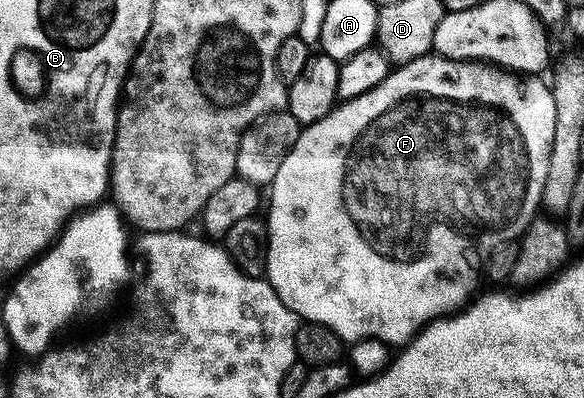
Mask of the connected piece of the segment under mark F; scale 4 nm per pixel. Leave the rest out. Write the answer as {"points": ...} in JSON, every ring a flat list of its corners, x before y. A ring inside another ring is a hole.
{"points":[[437,53,421,55,411,63,395,66,386,79,368,93,339,102,320,121,299,130,294,148,288,157,284,157,280,173,276,173,273,183,268,187,270,215,264,260,265,278,288,305,288,309,297,313,299,320,322,323,336,332,343,341,379,339,387,345,405,345,427,323,449,317,471,302,472,296,479,290,478,275,480,279,484,253,494,251,501,243,517,240,526,234,526,228,539,214,544,177,548,177,552,137,556,133,554,92,542,77,523,77,506,69,493,71,490,67,493,66,482,61,446,59]]}

